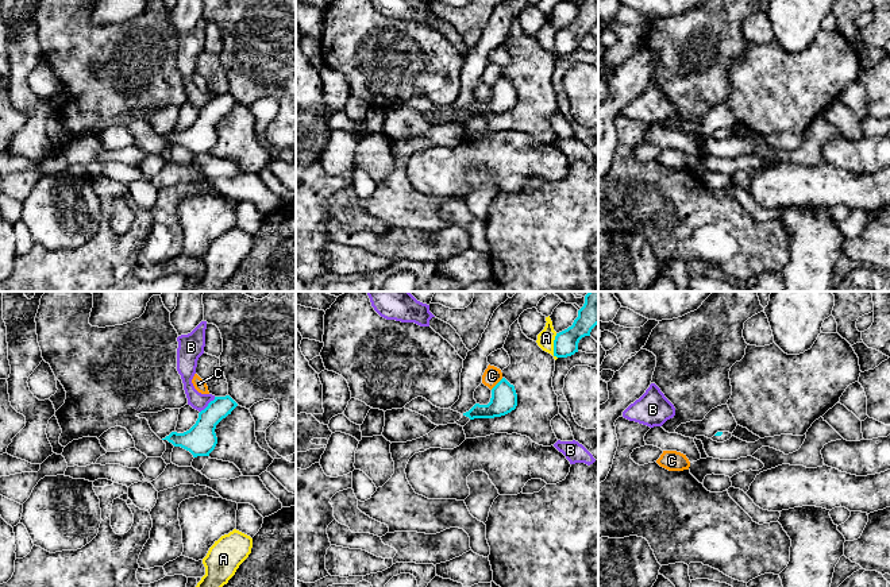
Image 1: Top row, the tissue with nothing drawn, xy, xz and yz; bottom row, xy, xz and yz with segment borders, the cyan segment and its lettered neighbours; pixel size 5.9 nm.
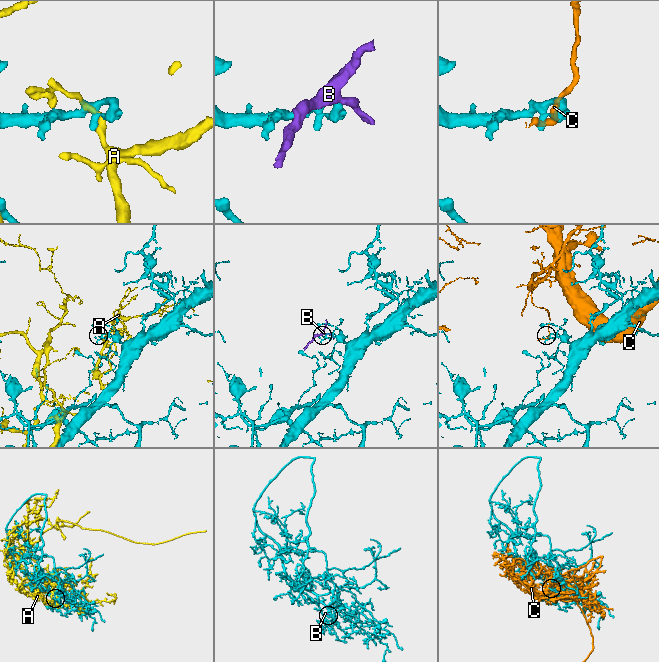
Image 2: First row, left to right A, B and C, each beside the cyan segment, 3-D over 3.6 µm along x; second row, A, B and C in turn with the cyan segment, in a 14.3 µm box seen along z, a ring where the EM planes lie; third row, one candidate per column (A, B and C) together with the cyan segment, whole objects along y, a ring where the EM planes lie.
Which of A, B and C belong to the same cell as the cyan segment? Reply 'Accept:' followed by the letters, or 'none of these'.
Accept: none of these

